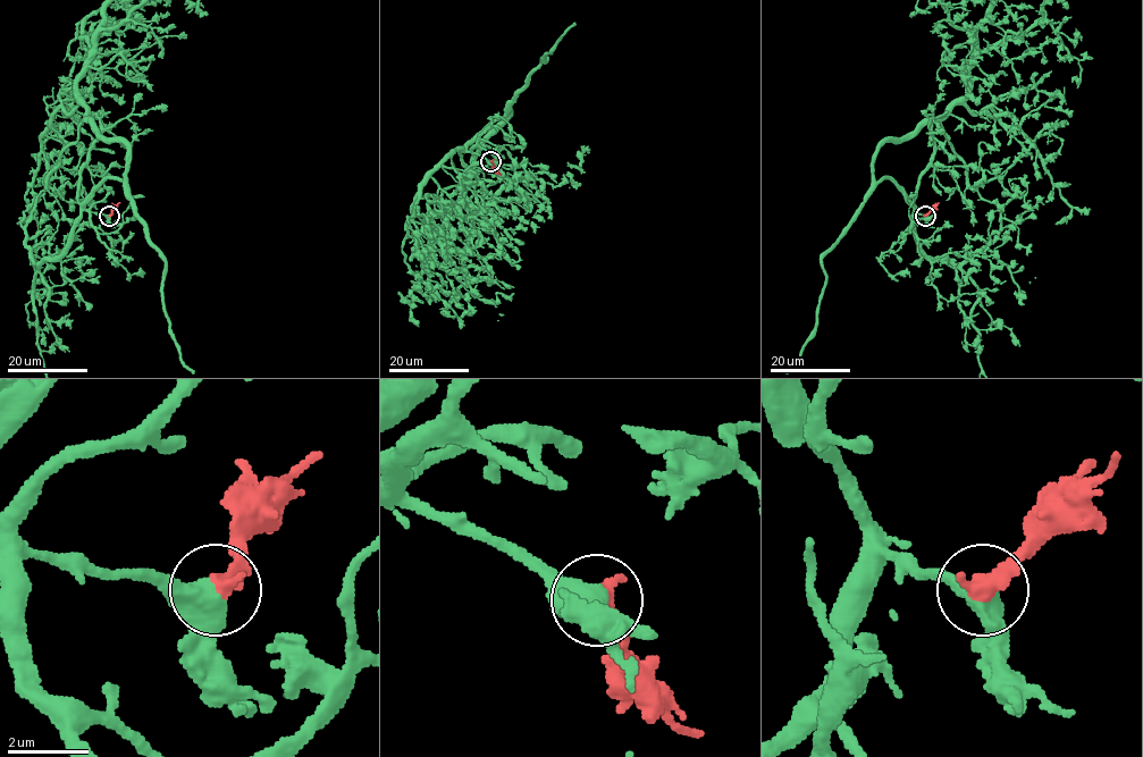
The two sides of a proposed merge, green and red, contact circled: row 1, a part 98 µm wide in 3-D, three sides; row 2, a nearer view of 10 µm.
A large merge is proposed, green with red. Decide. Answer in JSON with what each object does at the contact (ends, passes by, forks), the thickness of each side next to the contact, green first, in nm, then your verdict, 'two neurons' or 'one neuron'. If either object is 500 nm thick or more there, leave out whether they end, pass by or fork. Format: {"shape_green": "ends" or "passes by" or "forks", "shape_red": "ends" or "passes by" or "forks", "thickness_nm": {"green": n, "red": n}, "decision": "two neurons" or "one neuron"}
{"thickness_nm": {"green": 480, "red": 500}, "decision": "one neuron"}

